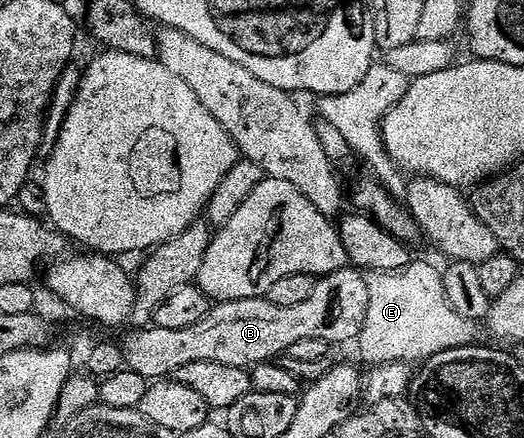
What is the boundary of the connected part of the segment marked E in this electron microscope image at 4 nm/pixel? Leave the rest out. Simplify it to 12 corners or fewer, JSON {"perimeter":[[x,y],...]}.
{"perimeter":[[440,270],[370,272],[356,347],[369,364],[471,345]]}

